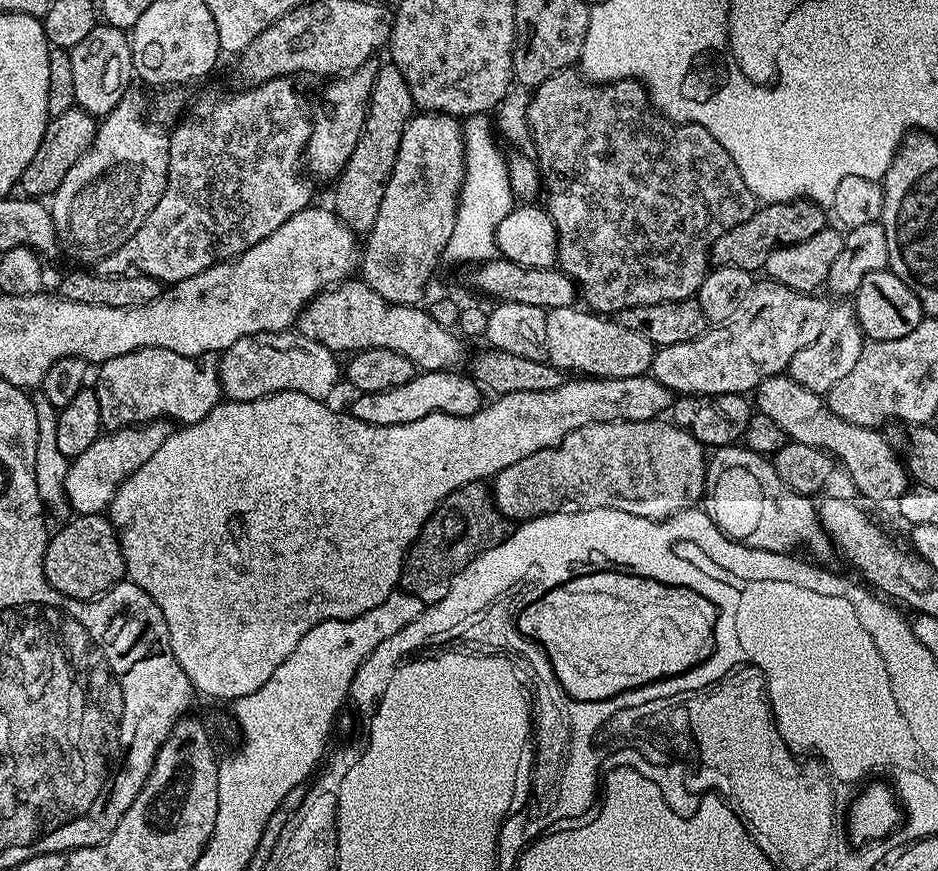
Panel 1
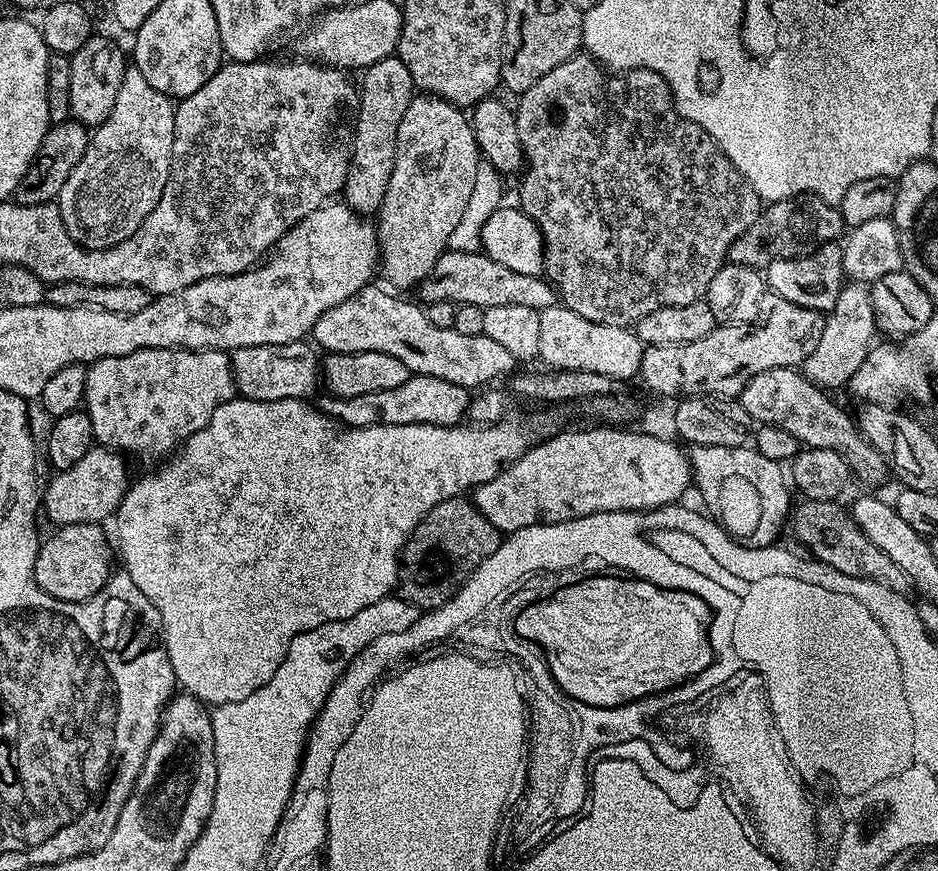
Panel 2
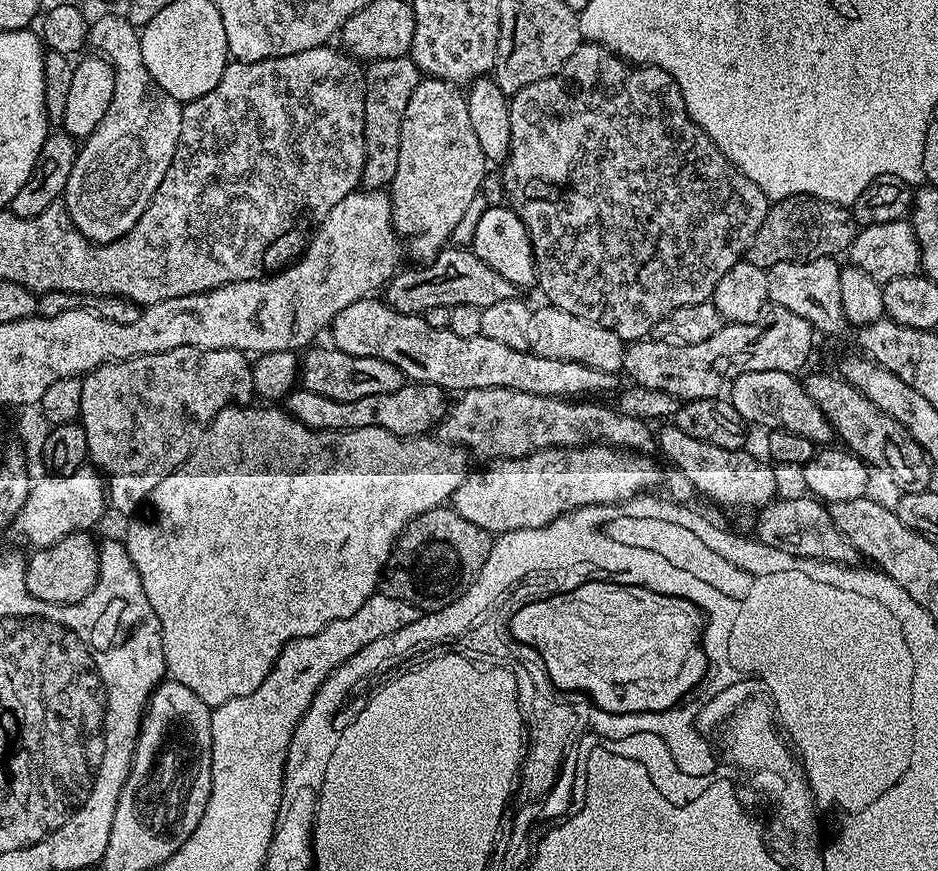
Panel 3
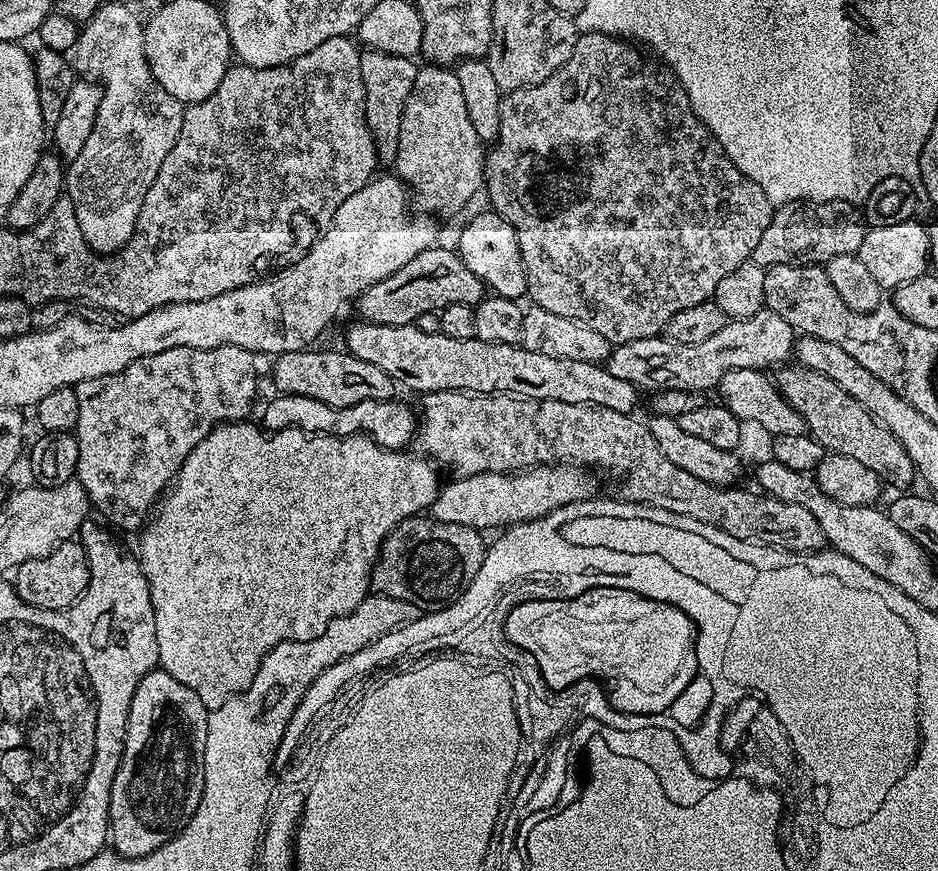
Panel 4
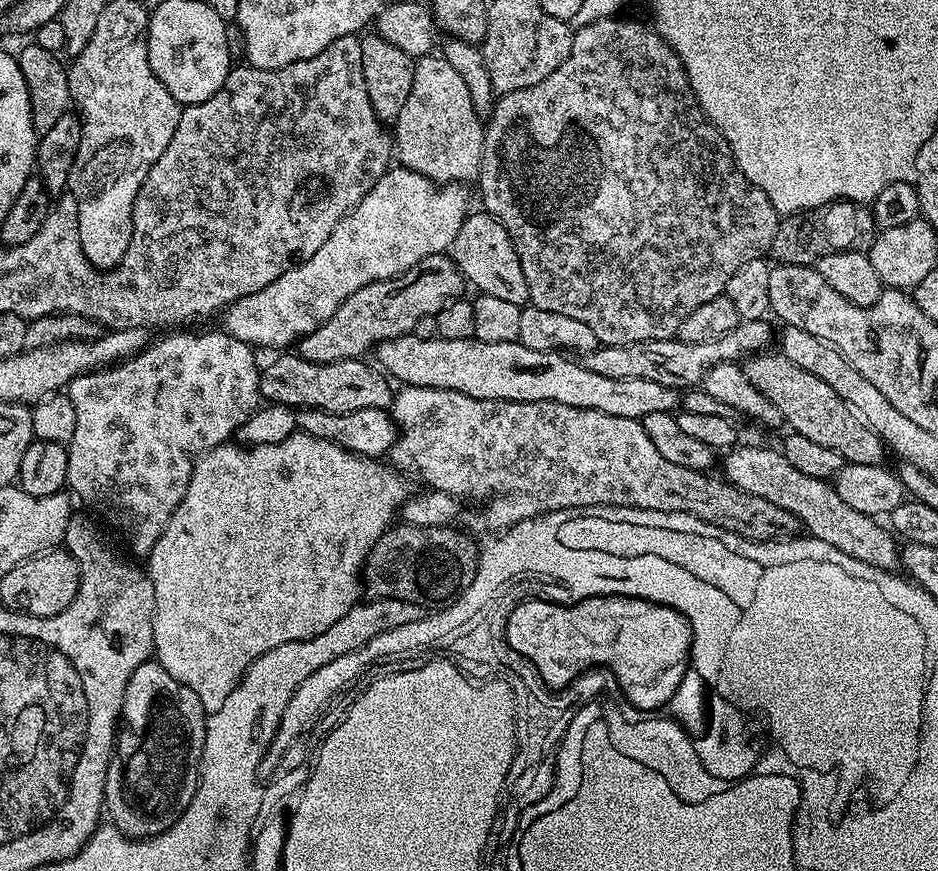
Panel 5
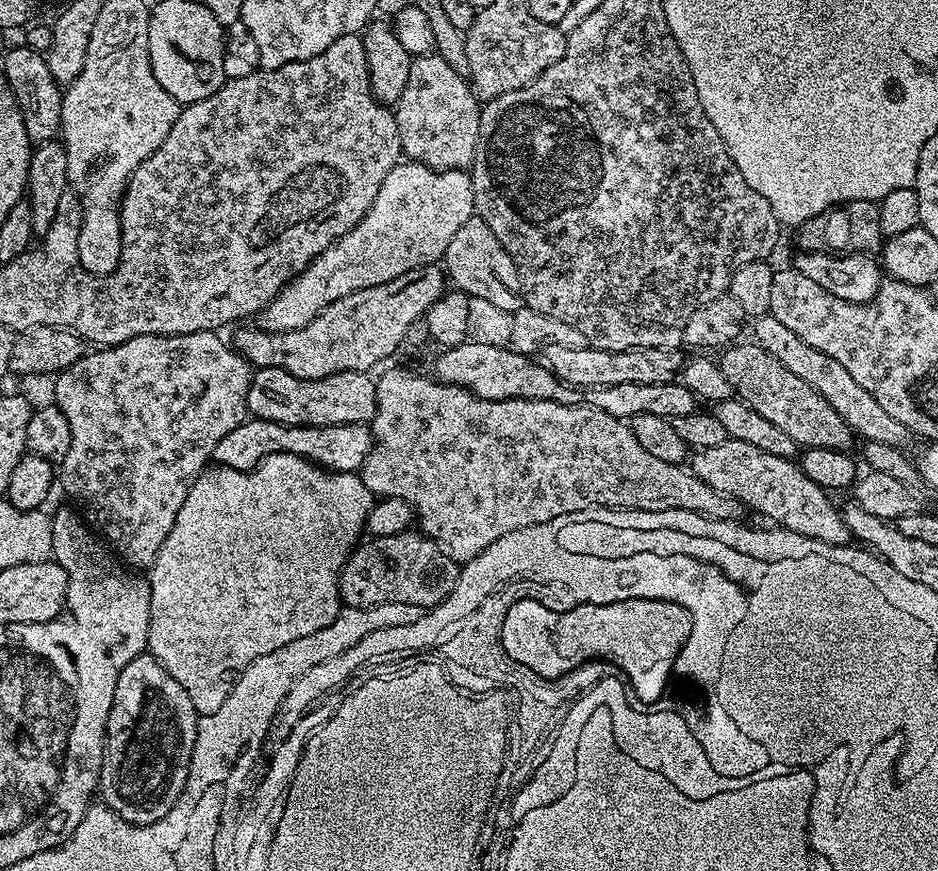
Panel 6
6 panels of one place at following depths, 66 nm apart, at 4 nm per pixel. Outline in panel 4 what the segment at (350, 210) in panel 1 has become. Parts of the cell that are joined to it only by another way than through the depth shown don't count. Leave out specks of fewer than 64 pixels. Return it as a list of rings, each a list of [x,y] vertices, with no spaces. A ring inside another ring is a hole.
[[[364,50],[360,53],[366,102],[366,126],[376,143],[376,158],[381,165],[395,165],[398,134],[402,130],[402,110],[414,86],[414,78],[418,71],[416,63],[415,59],[407,60],[398,54],[382,54],[375,50]]]

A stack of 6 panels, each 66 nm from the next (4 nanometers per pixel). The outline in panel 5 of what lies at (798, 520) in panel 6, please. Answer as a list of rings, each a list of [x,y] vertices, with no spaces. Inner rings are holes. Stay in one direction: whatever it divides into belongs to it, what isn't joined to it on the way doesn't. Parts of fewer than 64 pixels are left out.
[[[737,446],[725,456],[728,457],[724,460],[723,479],[750,494],[758,494],[758,498],[766,498],[766,502],[774,502],[774,506],[778,506],[782,510],[790,510],[790,514],[794,514],[794,518],[800,520],[811,539],[826,542],[830,546],[834,546],[834,550],[842,550],[842,554],[850,554],[850,558],[858,558],[858,562],[866,562],[870,566],[881,568],[883,572],[895,573],[901,567],[902,548],[897,537],[885,525],[884,529],[877,517],[858,514],[858,510],[846,506],[846,502],[842,502],[842,498],[838,498],[835,487],[827,479],[819,480],[802,474],[802,471],[792,466],[782,451],[775,447],[772,449]]]

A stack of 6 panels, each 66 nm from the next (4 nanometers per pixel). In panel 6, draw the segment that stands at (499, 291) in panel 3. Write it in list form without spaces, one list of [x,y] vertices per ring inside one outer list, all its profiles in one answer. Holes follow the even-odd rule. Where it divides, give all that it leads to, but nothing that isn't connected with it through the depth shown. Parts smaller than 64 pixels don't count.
[[[439,263],[423,264],[414,270],[406,270],[406,274],[398,274],[398,278],[390,282],[382,282],[382,286],[359,288],[346,294],[346,298],[338,298],[338,302],[326,306],[326,310],[322,310],[318,318],[306,322],[306,326],[298,330],[265,332],[259,326],[237,327],[234,347],[249,365],[256,368],[282,368],[307,380],[317,380],[346,370],[371,373],[375,364],[382,363],[387,356],[392,356],[399,350],[400,344],[403,345],[406,341],[406,330],[410,330],[413,322],[425,319],[428,308],[434,306],[434,302],[438,302],[445,291],[446,273],[443,267]]]

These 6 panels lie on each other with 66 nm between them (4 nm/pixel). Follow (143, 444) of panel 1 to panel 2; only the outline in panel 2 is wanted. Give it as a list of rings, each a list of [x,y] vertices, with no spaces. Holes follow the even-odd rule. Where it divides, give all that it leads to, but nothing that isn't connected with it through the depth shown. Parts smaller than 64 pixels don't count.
[[[93,446],[79,462],[70,466],[70,470],[56,472],[49,484],[47,481],[42,492],[42,508],[46,516],[48,512],[53,525],[100,524],[104,520],[111,521],[130,483],[124,460],[121,453],[110,448]]]

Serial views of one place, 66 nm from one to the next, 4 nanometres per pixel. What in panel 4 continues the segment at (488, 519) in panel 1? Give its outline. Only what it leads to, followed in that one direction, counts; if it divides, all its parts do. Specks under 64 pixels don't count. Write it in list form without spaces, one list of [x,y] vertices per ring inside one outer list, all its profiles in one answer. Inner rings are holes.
[[[421,514],[404,520],[384,539],[378,558],[372,567],[371,591],[378,596],[402,598],[402,602],[410,602],[424,612],[436,612],[445,608],[450,602],[460,600],[474,582],[474,574],[478,574],[478,566],[482,566],[486,551],[486,540],[483,540],[481,529],[470,526],[458,526],[454,522],[438,522]]]

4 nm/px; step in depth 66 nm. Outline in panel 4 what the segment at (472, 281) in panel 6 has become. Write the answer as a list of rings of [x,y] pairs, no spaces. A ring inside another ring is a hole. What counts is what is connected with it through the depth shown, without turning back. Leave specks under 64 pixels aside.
[[[480,212],[461,230],[458,254],[495,295],[520,300],[527,293],[528,279],[522,262],[522,250],[518,246],[518,234],[514,234],[514,226],[510,226],[510,222],[506,222],[499,212]]]

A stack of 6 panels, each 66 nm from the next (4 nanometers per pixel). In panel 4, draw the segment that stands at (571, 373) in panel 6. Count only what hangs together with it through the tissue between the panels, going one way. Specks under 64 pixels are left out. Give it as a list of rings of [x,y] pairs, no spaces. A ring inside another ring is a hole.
[[[765,310],[745,320],[729,319],[728,324],[722,326],[714,338],[706,338],[706,342],[678,344],[671,338],[651,336],[615,345],[608,355],[606,366],[610,374],[626,378],[626,382],[641,390],[652,388],[707,393],[708,388],[715,389],[728,372],[747,368],[772,370],[772,367],[775,369],[791,361],[797,339],[796,329],[782,318],[782,314]]]

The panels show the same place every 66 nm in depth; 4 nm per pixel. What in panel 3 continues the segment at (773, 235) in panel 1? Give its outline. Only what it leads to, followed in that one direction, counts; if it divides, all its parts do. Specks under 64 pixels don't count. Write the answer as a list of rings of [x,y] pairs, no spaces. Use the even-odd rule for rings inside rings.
[[[788,196],[784,200],[777,200],[769,207],[762,226],[758,226],[758,234],[750,242],[746,259],[754,266],[762,269],[773,268],[778,262],[794,262],[795,260],[813,260],[819,256],[833,258],[847,253],[852,239],[855,238],[858,225],[851,211],[843,204],[835,204],[829,200],[820,200],[816,196]]]

